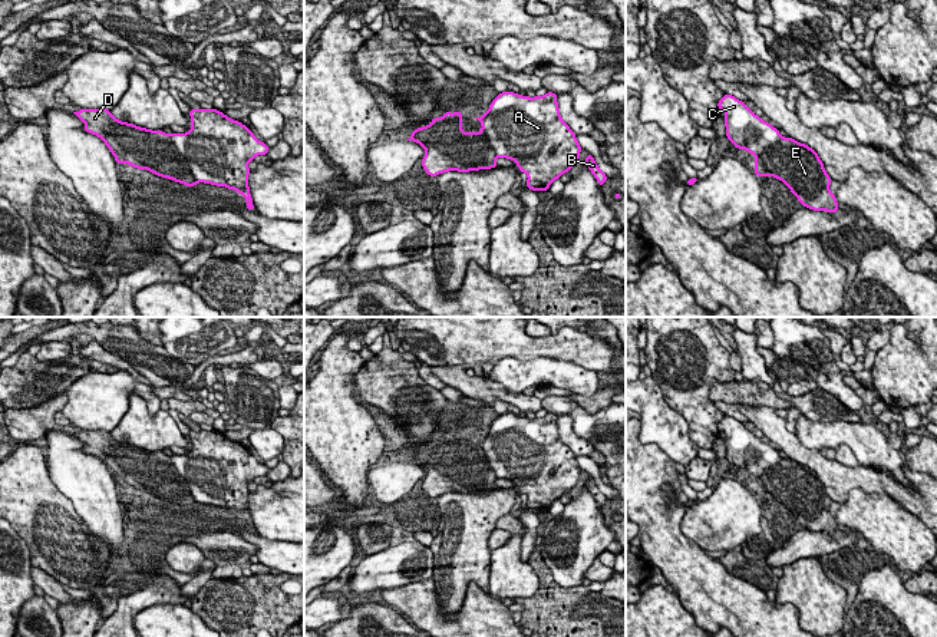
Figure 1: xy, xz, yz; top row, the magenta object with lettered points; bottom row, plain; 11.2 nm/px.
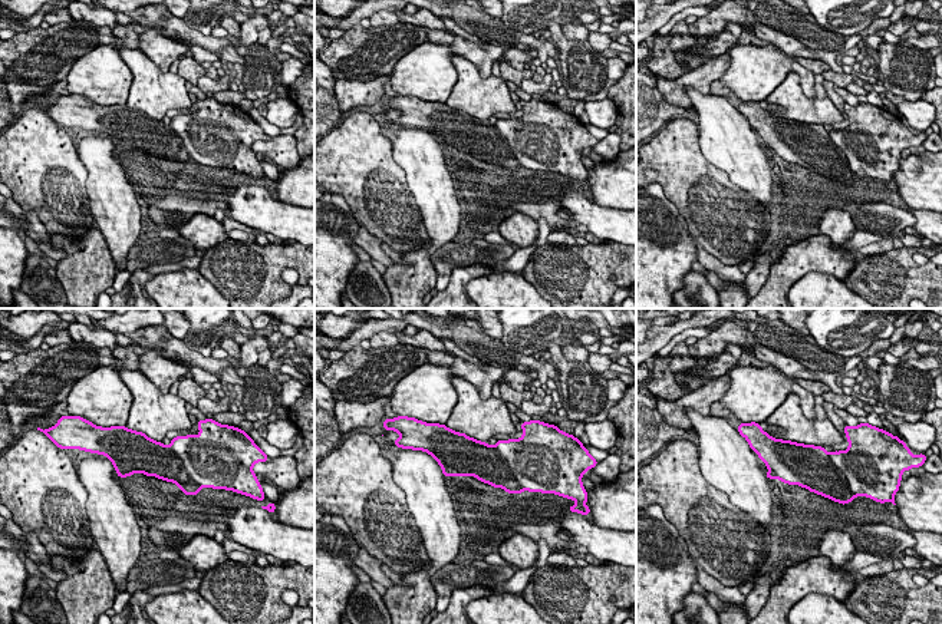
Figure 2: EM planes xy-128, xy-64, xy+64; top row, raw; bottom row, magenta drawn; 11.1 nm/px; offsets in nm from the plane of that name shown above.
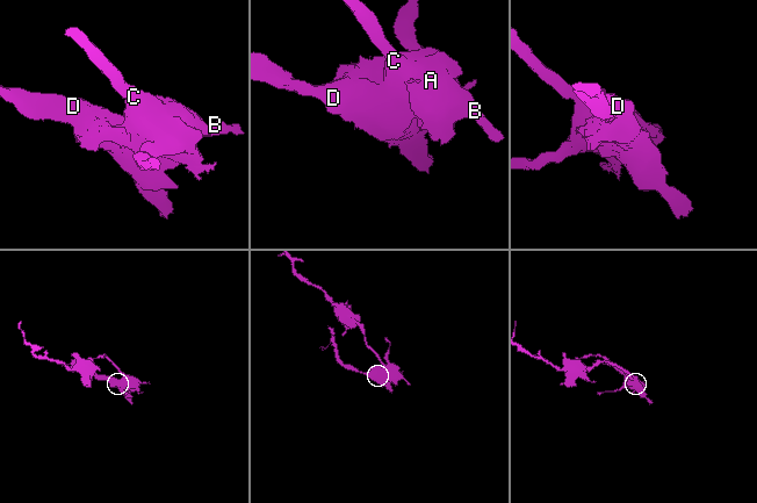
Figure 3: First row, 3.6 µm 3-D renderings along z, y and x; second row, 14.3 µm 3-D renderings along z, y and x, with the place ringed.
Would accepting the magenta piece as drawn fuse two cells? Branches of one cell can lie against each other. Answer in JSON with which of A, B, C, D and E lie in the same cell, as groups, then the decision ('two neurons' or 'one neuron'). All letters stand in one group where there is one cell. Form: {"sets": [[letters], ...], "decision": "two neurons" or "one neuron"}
{"sets": [["A", "B", "C"], ["D", "E"]], "decision": "two neurons"}

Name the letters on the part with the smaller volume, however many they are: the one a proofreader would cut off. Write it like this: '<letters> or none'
D, E

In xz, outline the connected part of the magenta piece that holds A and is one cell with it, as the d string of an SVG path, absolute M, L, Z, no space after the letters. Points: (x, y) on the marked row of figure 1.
M502 92L492 100L489 110L479 122L486 129L489 145L496 156L514 159L519 172L528 175L527 189L548 191L552 181L577 164L583 149L575 133L561 119L557 93L547 92L544 96L521 96L514 92Z

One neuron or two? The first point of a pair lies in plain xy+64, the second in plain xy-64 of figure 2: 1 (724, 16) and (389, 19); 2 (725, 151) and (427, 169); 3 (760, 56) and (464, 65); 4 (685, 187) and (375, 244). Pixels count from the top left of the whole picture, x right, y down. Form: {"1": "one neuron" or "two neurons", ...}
{"1": "one neuron", "2": "one neuron", "3": "two neurons", "4": "two neurons"}

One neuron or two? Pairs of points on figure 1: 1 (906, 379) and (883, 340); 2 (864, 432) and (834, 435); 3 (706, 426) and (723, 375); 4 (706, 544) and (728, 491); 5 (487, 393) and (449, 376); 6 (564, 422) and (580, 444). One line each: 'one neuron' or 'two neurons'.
1: two neurons
2: one neuron
3: one neuron
4: one neuron
5: one neuron
6: one neuron

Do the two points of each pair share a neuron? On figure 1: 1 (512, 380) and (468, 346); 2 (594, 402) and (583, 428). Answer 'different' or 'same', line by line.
1: different
2: different

